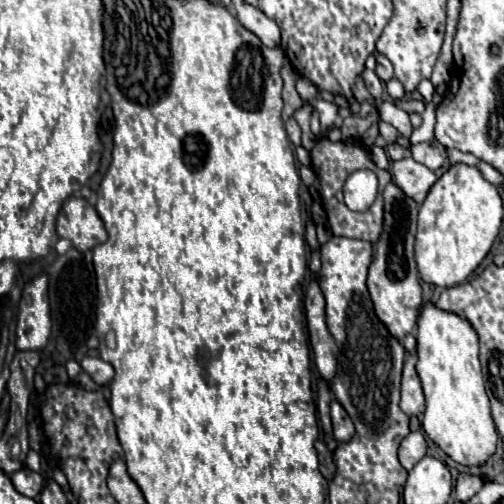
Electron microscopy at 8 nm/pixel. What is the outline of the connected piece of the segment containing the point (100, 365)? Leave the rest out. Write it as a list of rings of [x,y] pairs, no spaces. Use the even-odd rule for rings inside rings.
[[[84,357],[80,365],[82,365],[82,369],[84,369],[98,385],[108,385],[108,383],[110,383],[112,373],[114,373],[114,369],[112,369],[110,363],[102,361],[100,357]]]

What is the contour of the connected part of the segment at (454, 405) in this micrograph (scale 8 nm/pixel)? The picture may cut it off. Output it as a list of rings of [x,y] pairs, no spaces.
[[[426,303],[420,307],[416,341],[416,371],[426,397],[422,429],[458,465],[484,467],[496,451],[498,433],[494,427],[490,401],[480,371],[478,337],[474,329],[462,317],[454,313],[444,313],[436,309],[432,303]]]

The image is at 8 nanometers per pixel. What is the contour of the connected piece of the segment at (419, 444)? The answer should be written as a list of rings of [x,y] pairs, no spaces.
[[[414,431],[410,433],[408,437],[404,437],[402,445],[400,445],[400,451],[398,451],[398,457],[400,457],[400,463],[410,471],[416,461],[420,461],[420,457],[426,455],[426,439],[422,435],[422,431]]]

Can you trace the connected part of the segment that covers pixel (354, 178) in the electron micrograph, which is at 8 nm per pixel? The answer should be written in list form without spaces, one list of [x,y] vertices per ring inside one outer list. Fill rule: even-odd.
[[[360,169],[354,171],[344,185],[344,203],[352,211],[364,211],[372,205],[378,193],[378,179],[372,171]]]

